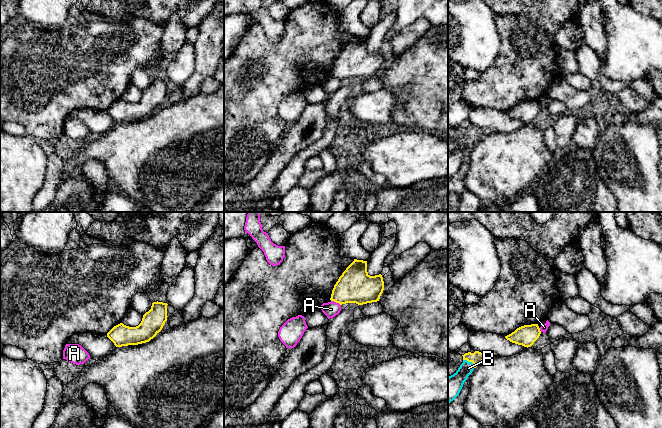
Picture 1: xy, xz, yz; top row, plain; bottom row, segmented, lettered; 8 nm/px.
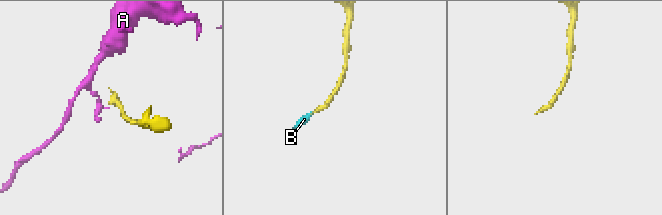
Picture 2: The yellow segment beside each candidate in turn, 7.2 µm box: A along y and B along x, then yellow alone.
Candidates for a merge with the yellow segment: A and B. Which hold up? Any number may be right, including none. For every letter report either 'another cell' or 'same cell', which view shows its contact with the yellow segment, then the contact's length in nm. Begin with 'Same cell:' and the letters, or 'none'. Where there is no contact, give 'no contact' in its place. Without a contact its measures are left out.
Same cell: B
A: another cell; contact in xz; length 90 nm
B: same cell; contact in yz; length 120 nm

